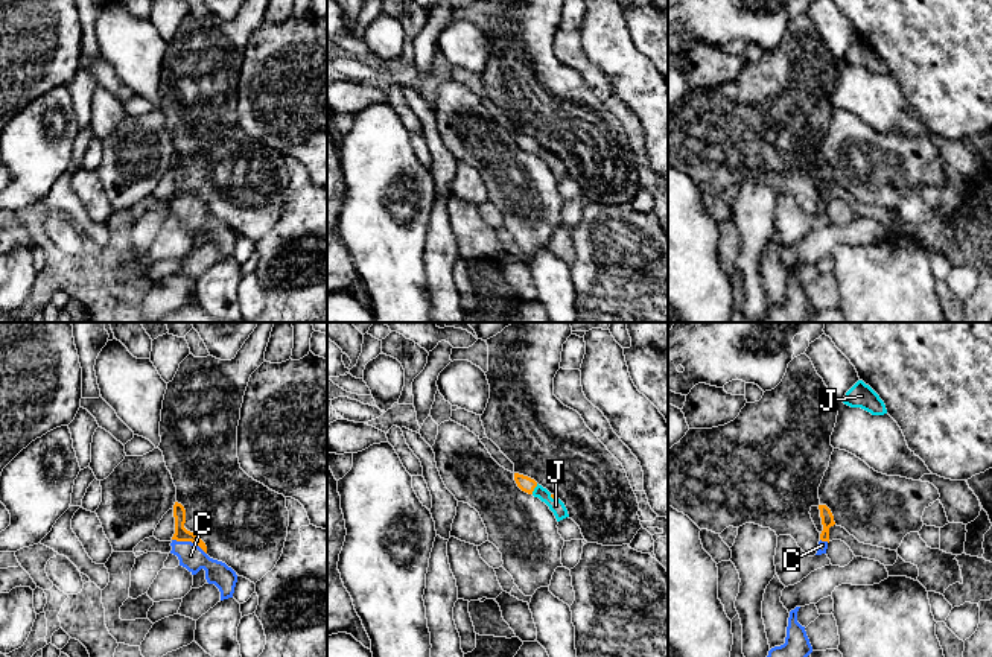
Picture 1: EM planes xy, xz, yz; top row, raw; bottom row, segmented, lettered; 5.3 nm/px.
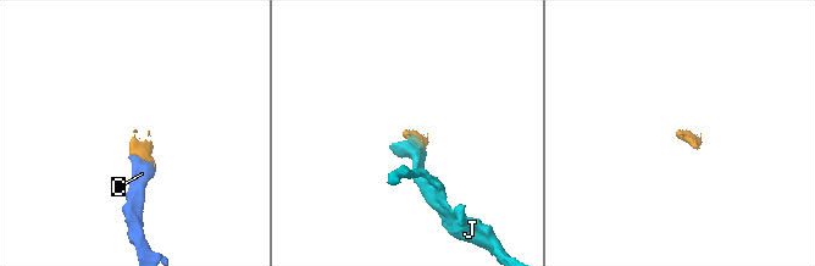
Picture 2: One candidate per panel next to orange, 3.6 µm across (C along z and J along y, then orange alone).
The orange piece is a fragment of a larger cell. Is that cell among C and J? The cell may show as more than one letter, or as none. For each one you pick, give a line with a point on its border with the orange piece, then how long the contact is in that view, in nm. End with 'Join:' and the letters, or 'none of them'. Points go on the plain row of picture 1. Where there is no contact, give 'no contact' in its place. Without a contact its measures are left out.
C: meets orange in xy at (189, 199); contact 200 nm long
J: meets orange in xz at (534, 146); contact 70 nm long
Join: C, J

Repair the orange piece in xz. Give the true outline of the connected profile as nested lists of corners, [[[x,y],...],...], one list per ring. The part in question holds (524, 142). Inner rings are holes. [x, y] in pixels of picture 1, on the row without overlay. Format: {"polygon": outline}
{"polygon": [[[514,132],[514,140],[522,151],[533,154],[534,157],[539,157],[542,161],[545,161],[554,172],[557,181],[569,176],[564,163],[551,154],[546,148],[539,144],[534,138]]]}

